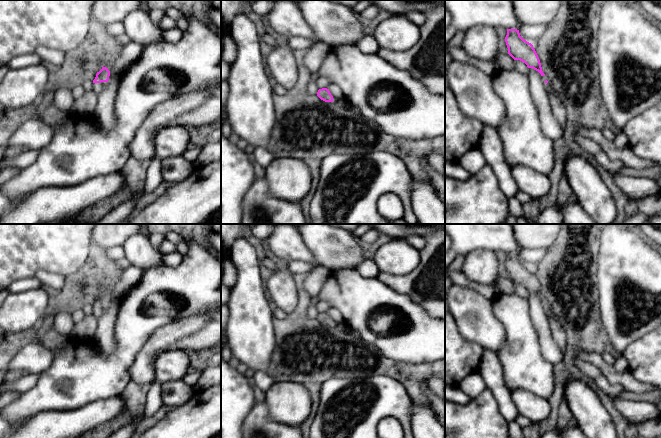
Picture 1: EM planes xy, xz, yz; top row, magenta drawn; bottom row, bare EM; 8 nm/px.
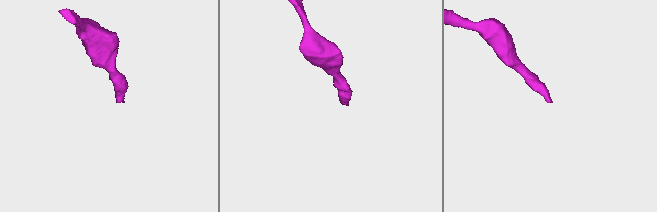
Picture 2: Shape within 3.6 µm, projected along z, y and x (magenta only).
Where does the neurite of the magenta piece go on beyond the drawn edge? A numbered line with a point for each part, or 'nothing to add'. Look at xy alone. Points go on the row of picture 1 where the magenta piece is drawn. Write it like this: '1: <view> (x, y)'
1: xy (97, 87)

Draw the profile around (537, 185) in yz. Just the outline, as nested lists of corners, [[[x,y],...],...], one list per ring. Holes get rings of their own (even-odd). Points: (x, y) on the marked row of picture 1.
[[[513,166],[510,170],[520,191],[533,199],[541,199],[548,194],[551,182],[547,175],[526,166]]]

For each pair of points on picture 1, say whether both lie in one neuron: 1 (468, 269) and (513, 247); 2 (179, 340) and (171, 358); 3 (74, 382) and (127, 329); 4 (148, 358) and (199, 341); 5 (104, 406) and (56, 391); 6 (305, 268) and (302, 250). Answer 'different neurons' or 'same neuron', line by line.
1: different neurons
2: different neurons
3: same neuron
4: same neuron
5: different neurons
6: different neurons

